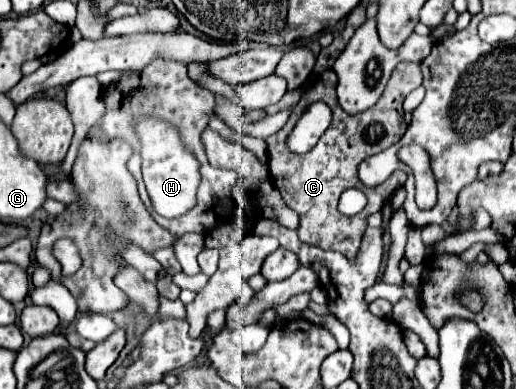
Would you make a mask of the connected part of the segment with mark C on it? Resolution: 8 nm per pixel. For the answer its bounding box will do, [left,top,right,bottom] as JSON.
[267,63,421,259]

